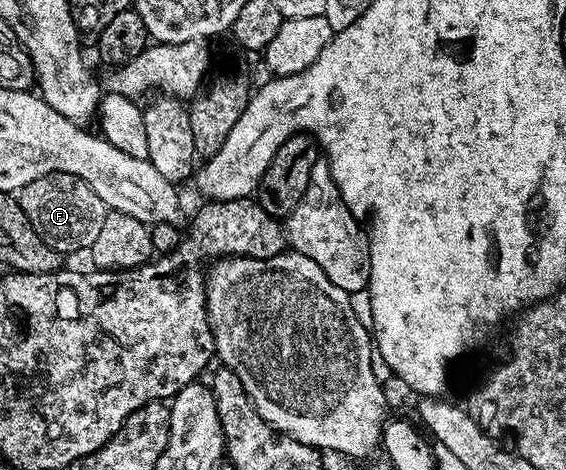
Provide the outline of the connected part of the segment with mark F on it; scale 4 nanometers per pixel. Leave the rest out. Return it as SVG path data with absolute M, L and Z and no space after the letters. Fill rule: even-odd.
M50 173L41 179L33 179L33 183L18 190L17 200L37 235L41 235L41 239L45 239L45 243L49 243L49 247L56 249L60 255L75 253L78 249L90 250L109 212L103 201L97 199L97 191L93 191L89 183L68 173Z

